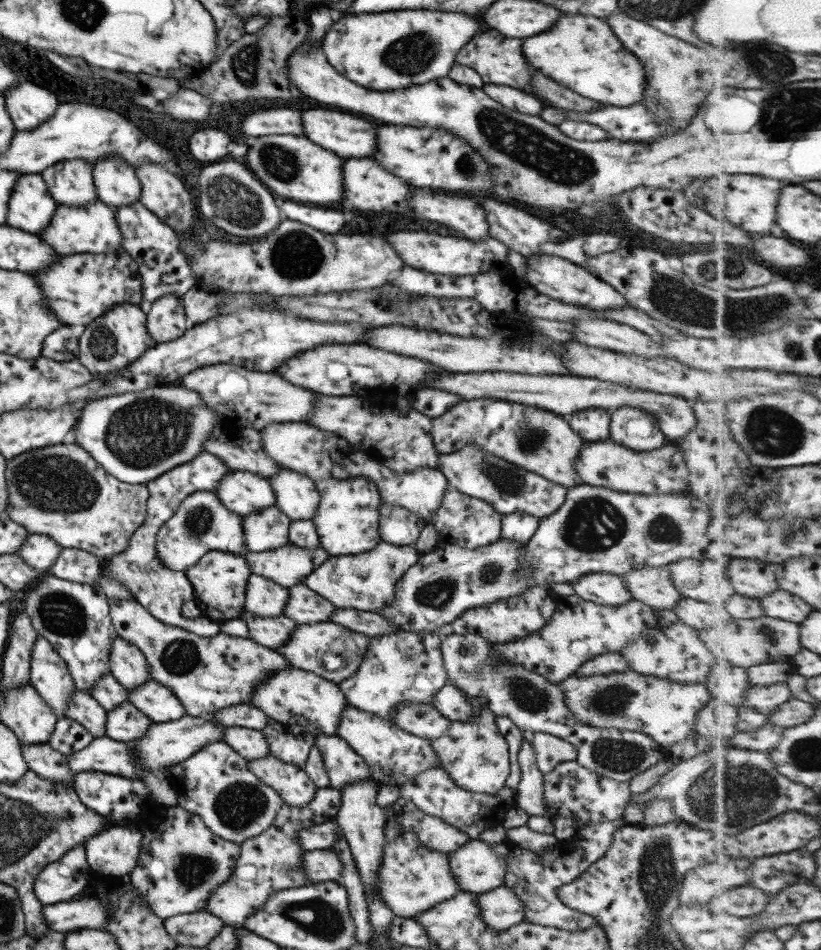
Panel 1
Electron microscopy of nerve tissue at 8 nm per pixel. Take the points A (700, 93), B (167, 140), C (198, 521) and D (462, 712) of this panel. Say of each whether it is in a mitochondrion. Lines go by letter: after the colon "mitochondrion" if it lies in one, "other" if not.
A: other
B: other
C: mitochondrion
D: other

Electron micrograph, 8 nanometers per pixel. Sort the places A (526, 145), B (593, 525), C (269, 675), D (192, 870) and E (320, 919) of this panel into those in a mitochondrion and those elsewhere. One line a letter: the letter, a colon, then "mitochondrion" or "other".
A: mitochondrion
B: mitochondrion
C: other
D: mitochondrion
E: mitochondrion

